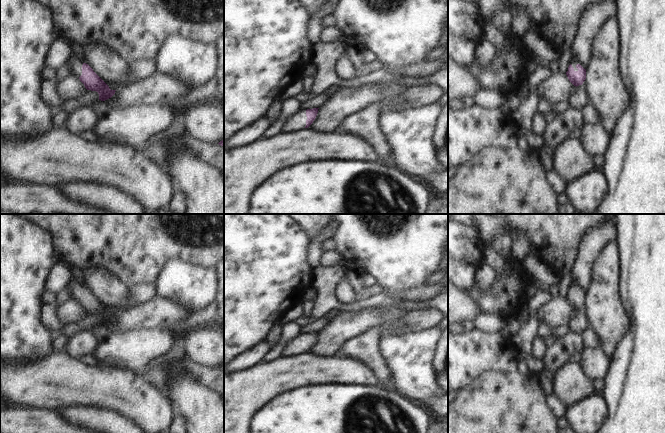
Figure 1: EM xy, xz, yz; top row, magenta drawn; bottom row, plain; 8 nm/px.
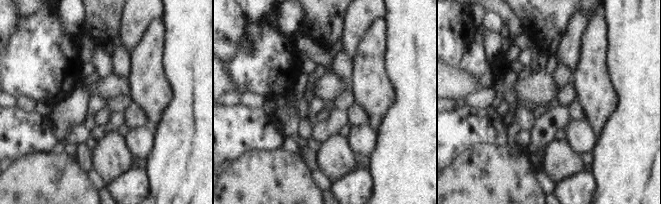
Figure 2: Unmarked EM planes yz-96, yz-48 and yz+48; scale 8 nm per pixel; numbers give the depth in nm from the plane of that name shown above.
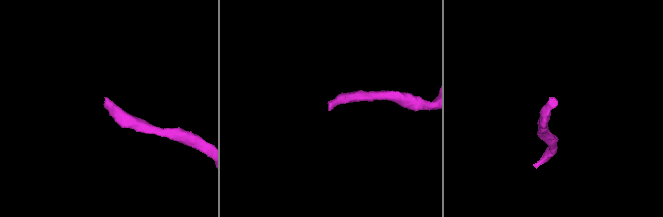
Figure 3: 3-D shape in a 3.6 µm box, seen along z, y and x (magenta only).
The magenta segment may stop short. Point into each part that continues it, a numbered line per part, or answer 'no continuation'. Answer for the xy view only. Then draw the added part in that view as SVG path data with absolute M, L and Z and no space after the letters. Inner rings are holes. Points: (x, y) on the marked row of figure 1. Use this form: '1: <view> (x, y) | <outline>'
1: xy (76, 65) | M71 54L67 63L69 63L71 66L71 75L76 77L80 77L82 75L82 65L84 61L79 60L73 54Z

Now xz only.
1: xz (297, 121) | M300 108L294 115L292 115L286 120L281 132L294 132L303 129L306 126L306 120L306 110Z

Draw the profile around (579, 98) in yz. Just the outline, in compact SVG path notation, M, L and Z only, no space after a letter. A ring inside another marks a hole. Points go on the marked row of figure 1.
M582 84L577 86L576 91L571 95L568 106L581 110L588 101L586 88Z

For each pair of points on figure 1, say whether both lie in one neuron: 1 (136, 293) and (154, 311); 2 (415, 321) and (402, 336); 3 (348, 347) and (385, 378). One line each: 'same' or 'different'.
1: different
2: different
3: same

